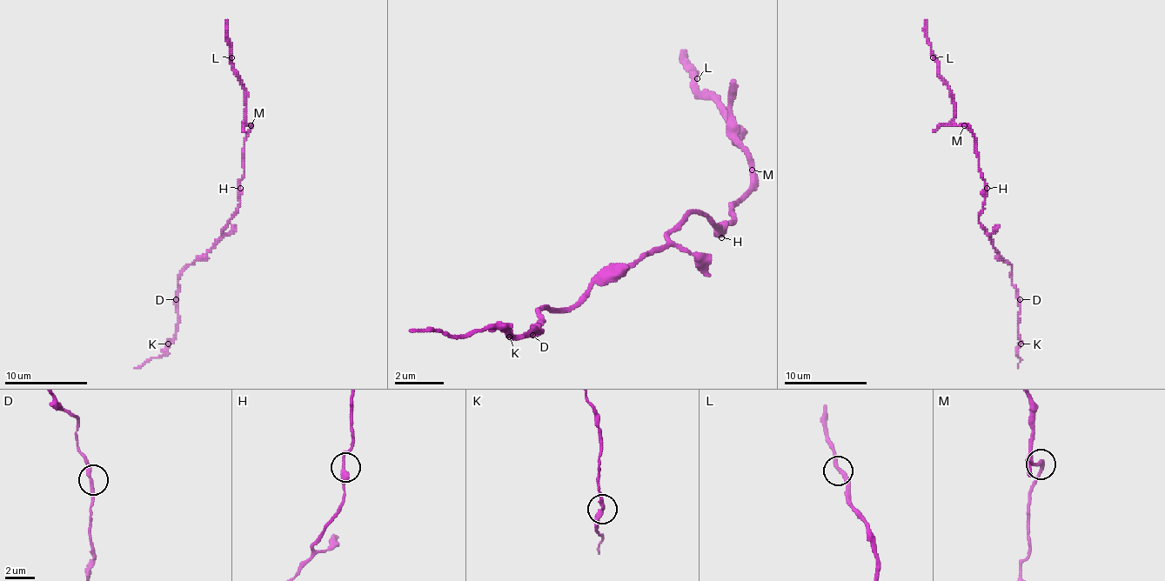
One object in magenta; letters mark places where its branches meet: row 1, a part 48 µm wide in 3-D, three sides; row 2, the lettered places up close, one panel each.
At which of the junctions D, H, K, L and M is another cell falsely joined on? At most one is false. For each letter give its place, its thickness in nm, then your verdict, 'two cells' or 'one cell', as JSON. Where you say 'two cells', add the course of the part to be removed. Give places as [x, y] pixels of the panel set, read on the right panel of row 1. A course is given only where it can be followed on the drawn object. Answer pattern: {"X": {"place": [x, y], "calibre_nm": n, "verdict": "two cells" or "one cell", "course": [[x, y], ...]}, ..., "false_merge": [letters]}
{"D": {"place": [1020, 299], "calibre_nm": 300, "verdict": "one cell"}, "H": {"place": [987, 188], "calibre_nm": 320, "verdict": "one cell"}, "K": {"place": [1021, 343], "calibre_nm": 280, "verdict": "two cells", "course": [[1020, 343], [1018, 368]]}, "L": {"place": [933, 57], "calibre_nm": 280, "verdict": "one cell"}, "M": {"place": [964, 125], "calibre_nm": 240, "verdict": "one cell"}, "false_merge": ["K"]}

